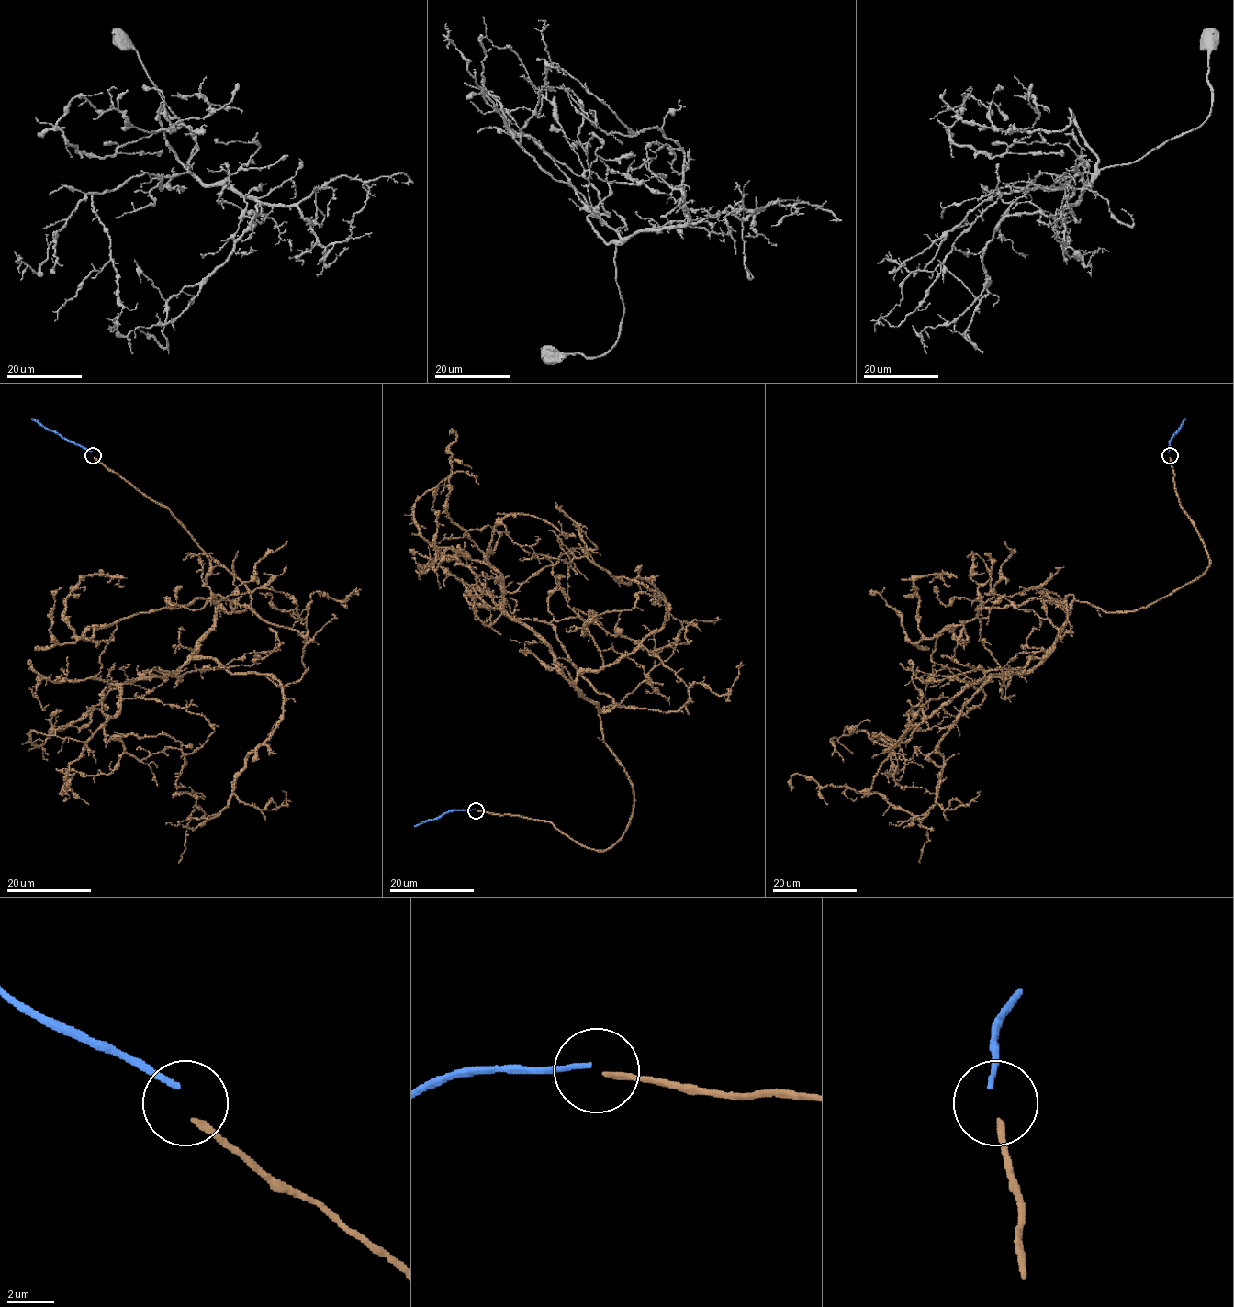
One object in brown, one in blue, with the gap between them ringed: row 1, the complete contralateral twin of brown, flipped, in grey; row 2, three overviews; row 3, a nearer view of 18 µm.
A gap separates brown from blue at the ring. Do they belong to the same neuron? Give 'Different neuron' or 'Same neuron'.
Different neuron

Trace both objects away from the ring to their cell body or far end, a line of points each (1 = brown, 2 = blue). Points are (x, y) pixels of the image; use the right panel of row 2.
1: (1170, 457), (1209, 567), (1134, 610), (1074, 600), (1033, 668), (874, 734), (899, 785), (938, 798)
2: (1169, 452), (1169, 442), (1185, 418)

